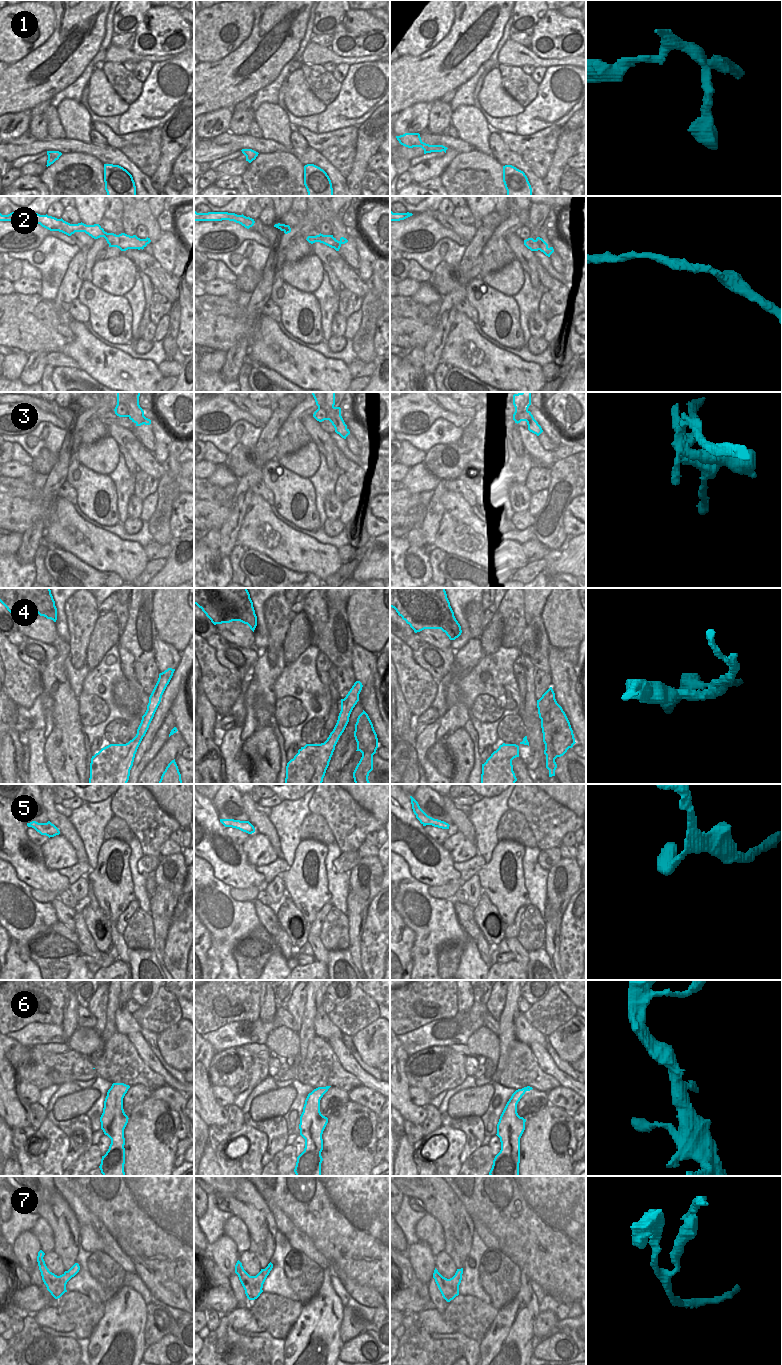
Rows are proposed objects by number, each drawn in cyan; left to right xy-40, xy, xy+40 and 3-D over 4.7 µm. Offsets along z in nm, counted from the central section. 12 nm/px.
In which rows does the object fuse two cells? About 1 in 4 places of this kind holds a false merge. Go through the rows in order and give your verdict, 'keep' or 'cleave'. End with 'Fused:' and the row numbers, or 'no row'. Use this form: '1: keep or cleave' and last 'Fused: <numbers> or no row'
1: keep
2: keep
3: cleave
4: cleave
5: keep
6: keep
7: keep
Fused: 3, 4

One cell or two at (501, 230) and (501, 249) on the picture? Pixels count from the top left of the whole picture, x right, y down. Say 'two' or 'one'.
two

